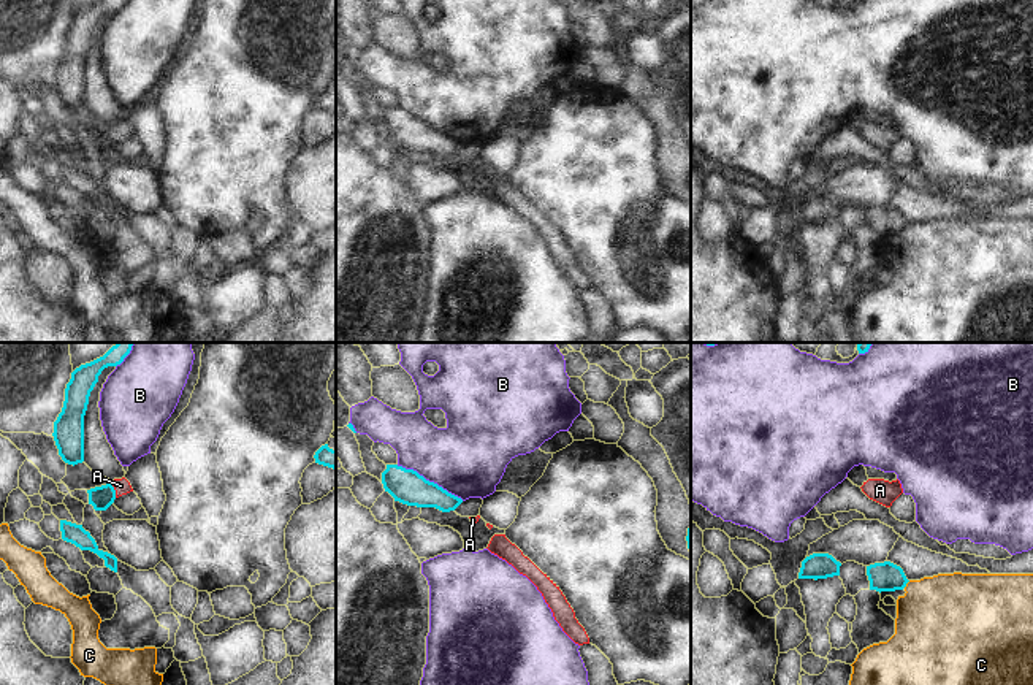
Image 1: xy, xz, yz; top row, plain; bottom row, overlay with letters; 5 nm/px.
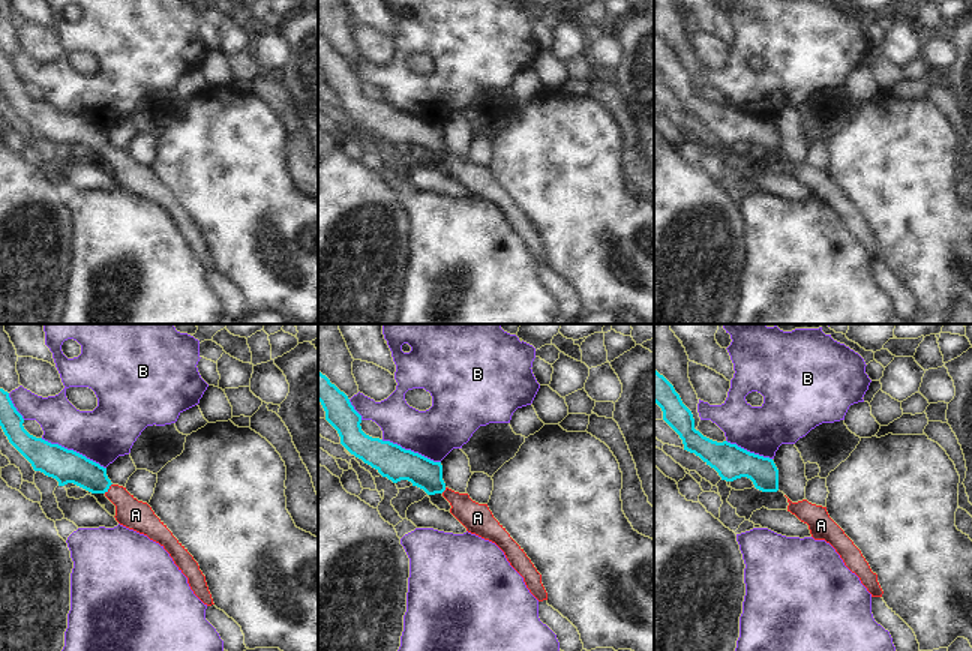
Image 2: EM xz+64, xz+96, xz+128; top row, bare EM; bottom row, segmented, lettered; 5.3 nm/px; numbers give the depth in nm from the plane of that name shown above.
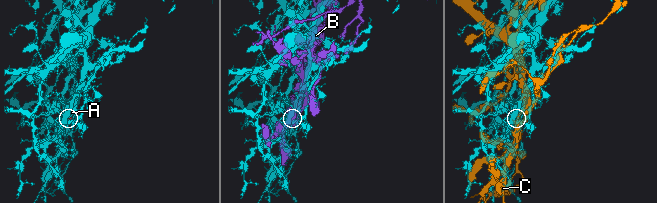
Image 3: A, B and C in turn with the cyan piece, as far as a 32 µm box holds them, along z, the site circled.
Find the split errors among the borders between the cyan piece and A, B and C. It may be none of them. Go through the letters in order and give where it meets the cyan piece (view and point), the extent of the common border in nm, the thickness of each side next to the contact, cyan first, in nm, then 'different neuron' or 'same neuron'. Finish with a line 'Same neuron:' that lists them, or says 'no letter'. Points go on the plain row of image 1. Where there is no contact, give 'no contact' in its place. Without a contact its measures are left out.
A: xy (114, 135) | 90 nm | 110/80 nm | same neuron
B: xz (428, 126) | 380 nm | 180/400 nm | different neuron
C: yz (907, 227) | 50 nm | 150/440 nm | different neuron
Same neuron: A

